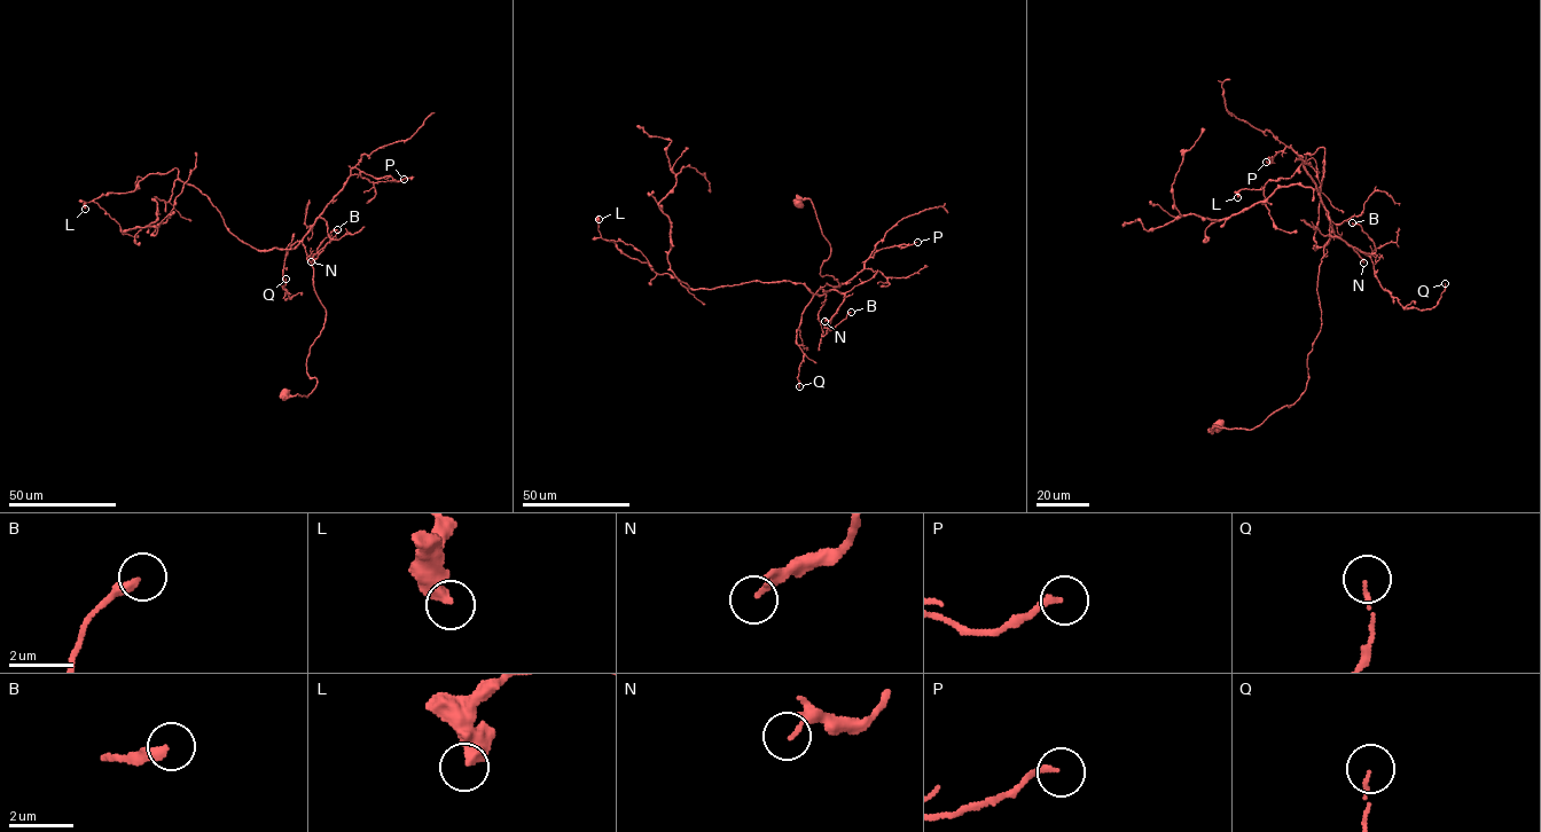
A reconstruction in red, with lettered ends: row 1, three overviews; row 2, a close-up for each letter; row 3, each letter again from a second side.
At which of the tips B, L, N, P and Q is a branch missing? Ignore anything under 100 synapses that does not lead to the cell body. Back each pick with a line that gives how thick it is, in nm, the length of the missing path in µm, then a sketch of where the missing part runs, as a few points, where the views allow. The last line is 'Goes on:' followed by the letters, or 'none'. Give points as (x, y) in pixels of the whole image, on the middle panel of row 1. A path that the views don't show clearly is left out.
Goes on: none

